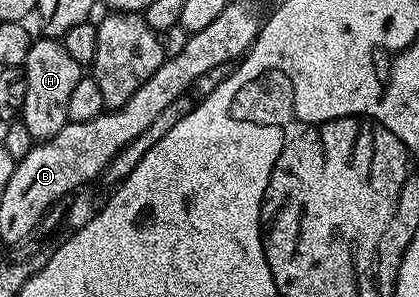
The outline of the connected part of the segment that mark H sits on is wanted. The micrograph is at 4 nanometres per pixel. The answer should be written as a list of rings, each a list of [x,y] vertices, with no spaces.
[[[45,36],[33,41],[23,68],[26,72],[26,104],[22,120],[33,140],[37,143],[45,142],[58,135],[69,122],[66,104],[70,104],[70,95],[74,93],[82,76],[82,68],[78,60],[73,60],[70,52],[66,52],[63,41]]]

